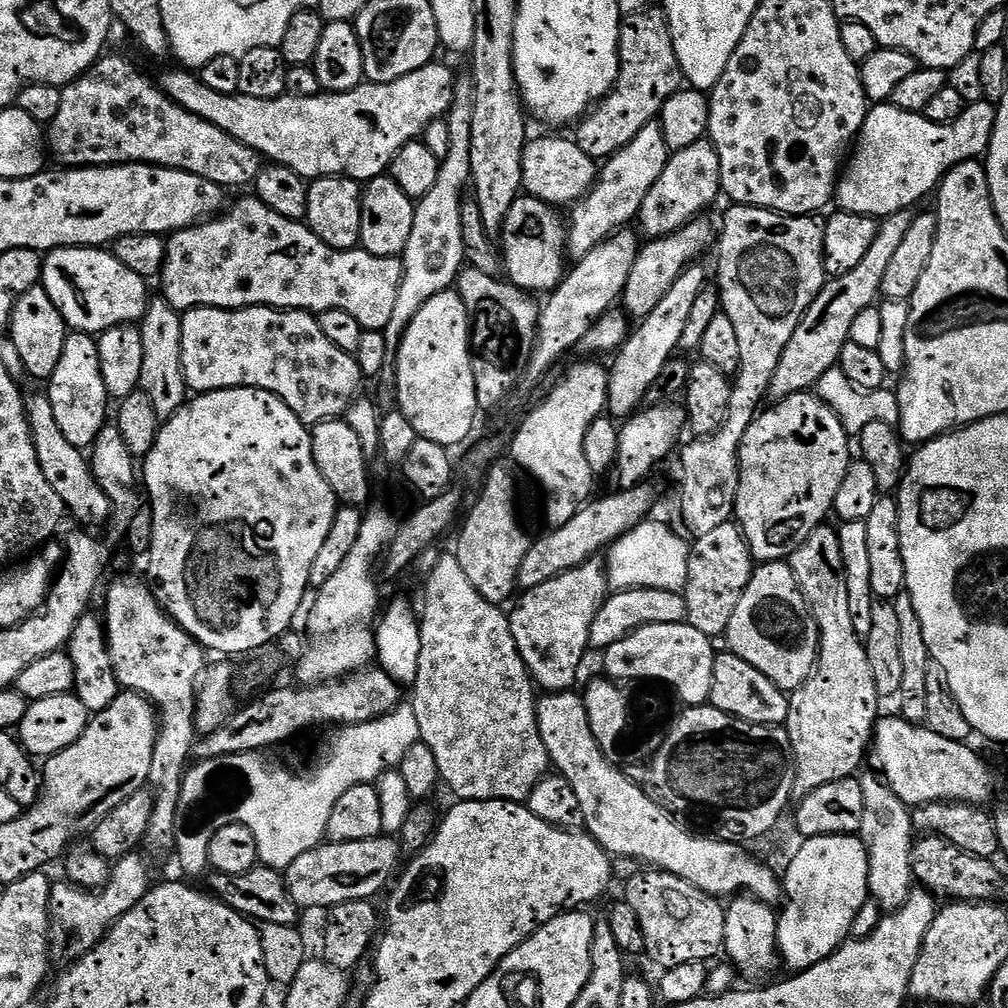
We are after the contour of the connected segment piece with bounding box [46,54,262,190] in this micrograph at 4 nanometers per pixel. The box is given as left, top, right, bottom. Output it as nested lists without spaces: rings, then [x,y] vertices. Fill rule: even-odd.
[[[101,55],[77,80],[63,85],[58,115],[46,126],[46,148],[51,159],[53,156],[60,163],[57,165],[64,168],[98,168],[114,164],[154,164],[157,168],[198,174],[198,178],[206,178],[225,190],[255,185],[262,167],[260,153],[230,138],[226,130],[218,130],[218,126],[178,106],[155,79],[151,80],[146,73],[139,72],[126,57],[108,55]]]

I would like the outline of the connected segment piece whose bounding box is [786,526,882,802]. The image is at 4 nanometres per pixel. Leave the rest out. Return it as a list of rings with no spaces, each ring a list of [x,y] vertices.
[[[817,526],[813,528],[807,536],[803,537],[793,547],[790,557],[790,567],[794,578],[798,582],[800,592],[803,594],[806,603],[808,603],[808,607],[812,609],[812,616],[816,620],[816,625],[820,631],[820,656],[816,660],[816,669],[812,672],[809,680],[788,697],[788,723],[786,727],[788,737],[790,738],[790,746],[792,747],[792,761],[796,763],[796,777],[794,778],[794,786],[792,787],[792,800],[796,802],[799,802],[802,798],[806,798],[806,794],[814,794],[814,790],[818,790],[818,786],[830,786],[830,782],[846,780],[857,775],[856,771],[859,770],[860,763],[864,760],[864,755],[866,757],[869,755],[872,733],[876,726],[878,713],[881,711],[881,709],[879,710],[880,704],[882,704],[882,698],[876,693],[876,687],[874,686],[874,674],[870,674],[870,658],[866,658],[864,641],[858,638],[858,634],[854,634],[854,618],[850,618],[850,597],[846,594],[846,574],[844,573],[844,563],[842,562],[840,533],[835,527],[828,527]]]

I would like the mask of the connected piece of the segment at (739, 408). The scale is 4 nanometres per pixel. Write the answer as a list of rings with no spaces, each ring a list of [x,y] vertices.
[[[732,204],[729,209],[724,216],[724,229],[721,232],[719,229],[718,243],[714,248],[717,280],[715,283],[720,293],[720,307],[730,318],[738,337],[740,365],[734,377],[730,404],[726,406],[726,416],[718,430],[703,438],[689,439],[689,444],[681,443],[675,457],[676,504],[680,507],[681,522],[692,534],[706,532],[709,528],[722,526],[733,519],[733,501],[729,497],[727,500],[724,495],[727,492],[729,495],[735,487],[740,443],[746,430],[761,411],[760,399],[765,399],[768,385],[774,378],[774,370],[778,370],[778,358],[782,358],[782,350],[786,350],[786,342],[794,338],[798,322],[806,314],[814,298],[818,298],[826,283],[823,254],[825,225],[815,215],[783,216],[780,212],[751,208],[745,204]]]

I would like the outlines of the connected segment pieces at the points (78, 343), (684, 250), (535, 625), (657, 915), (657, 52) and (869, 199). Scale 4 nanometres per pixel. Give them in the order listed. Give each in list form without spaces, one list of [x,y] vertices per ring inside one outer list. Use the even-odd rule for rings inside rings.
[[[69,331],[62,346],[62,358],[58,358],[58,366],[54,366],[54,374],[46,382],[46,395],[54,410],[54,422],[58,422],[70,446],[81,450],[91,449],[98,433],[110,418],[110,397],[106,382],[102,382],[96,341],[97,337],[87,332]]]
[[[697,218],[674,234],[657,236],[649,239],[647,243],[641,247],[640,253],[636,256],[634,266],[630,270],[630,278],[626,278],[622,297],[623,311],[636,322],[646,319],[650,310],[654,310],[654,306],[658,306],[658,302],[666,298],[670,286],[678,282],[680,275],[690,265],[697,263],[701,259],[700,255],[708,247],[708,251],[713,247],[714,228],[712,232],[711,226],[704,221],[704,218]]]
[[[593,558],[550,578],[550,582],[542,582],[542,586],[534,586],[534,590],[519,597],[520,605],[511,609],[518,654],[528,668],[528,675],[541,689],[544,687],[545,693],[566,692],[577,687],[580,663],[590,652],[588,639],[590,626],[594,626],[594,614],[598,614],[610,595],[605,565],[598,561]]]
[[[642,870],[634,878],[627,880],[623,888],[623,903],[634,909],[634,915],[637,916],[638,923],[642,926],[647,959],[652,959],[657,964],[657,969],[682,966],[686,962],[712,962],[717,959],[716,955],[719,957],[723,953],[726,938],[726,914],[724,913],[725,905],[717,897],[698,890],[698,886],[690,886],[690,882],[674,874],[659,870]]]
[[[659,7],[625,15],[620,22],[620,69],[611,92],[575,125],[578,150],[597,162],[608,160],[622,146],[630,146],[647,124],[659,117],[662,106],[682,88],[682,65],[678,62],[670,26]]]
[[[891,102],[883,104],[872,104],[868,110],[868,116],[864,120],[864,124],[860,127],[860,135],[854,141],[854,147],[851,149],[850,155],[847,157],[846,163],[842,168],[842,175],[836,186],[835,203],[838,205],[839,211],[853,212],[854,215],[871,216],[873,218],[883,218],[892,216],[895,212],[903,212],[905,210],[915,209],[915,204],[919,202],[923,196],[931,197],[937,191],[938,185],[943,180],[945,174],[954,166],[958,166],[967,160],[975,160],[983,157],[990,146],[990,138],[994,130],[994,122],[996,121],[996,104],[992,102],[979,102],[980,104],[969,103],[964,109],[964,113],[954,122],[949,124],[935,124],[927,120],[923,114],[919,112],[907,112],[906,110],[898,110],[898,106],[894,106]]]

